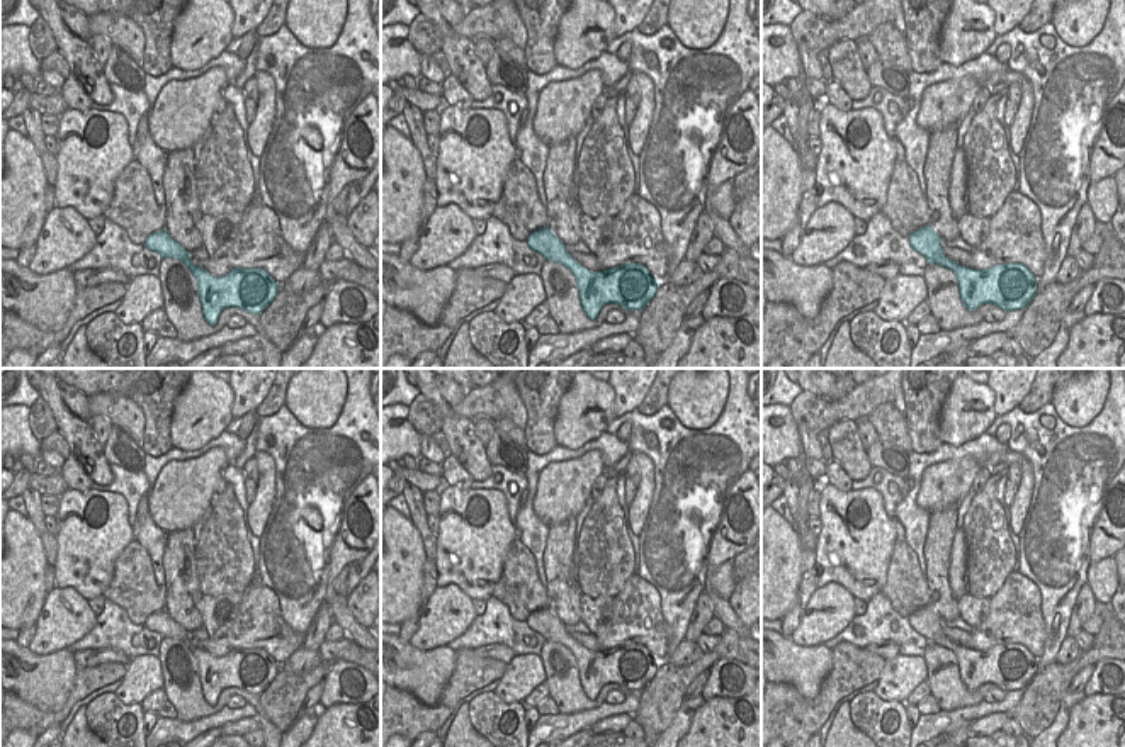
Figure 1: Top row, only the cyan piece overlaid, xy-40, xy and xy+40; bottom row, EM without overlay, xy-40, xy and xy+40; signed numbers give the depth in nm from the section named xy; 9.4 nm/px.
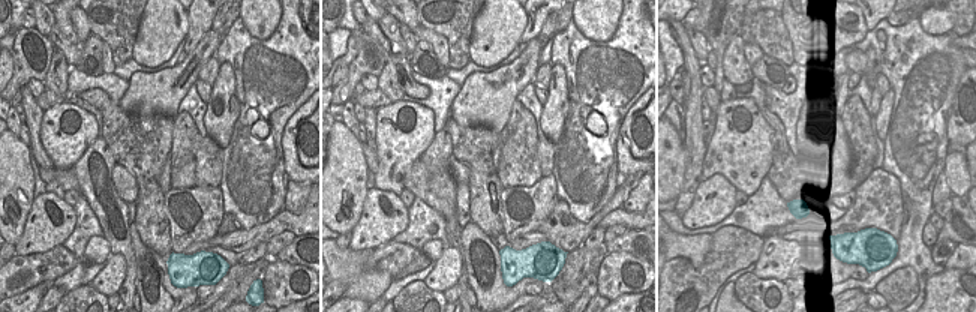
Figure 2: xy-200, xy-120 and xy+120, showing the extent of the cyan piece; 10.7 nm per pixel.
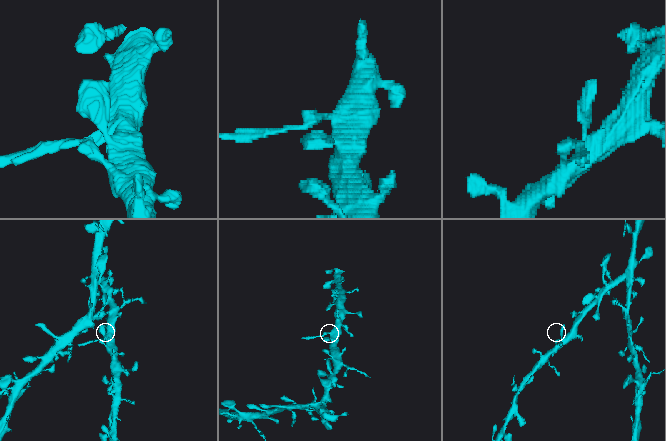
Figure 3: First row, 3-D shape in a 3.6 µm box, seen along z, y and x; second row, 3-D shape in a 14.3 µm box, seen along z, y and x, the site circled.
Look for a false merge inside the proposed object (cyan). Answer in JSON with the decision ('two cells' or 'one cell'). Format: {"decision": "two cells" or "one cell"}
{"decision": "one cell"}

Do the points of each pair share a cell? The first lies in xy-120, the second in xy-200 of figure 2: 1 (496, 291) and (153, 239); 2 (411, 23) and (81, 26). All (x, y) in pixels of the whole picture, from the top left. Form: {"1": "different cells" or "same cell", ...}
{"1": "different cells", "2": "same cell"}

